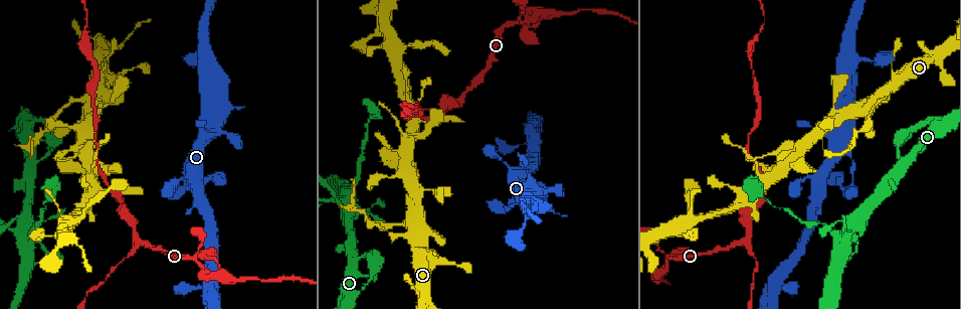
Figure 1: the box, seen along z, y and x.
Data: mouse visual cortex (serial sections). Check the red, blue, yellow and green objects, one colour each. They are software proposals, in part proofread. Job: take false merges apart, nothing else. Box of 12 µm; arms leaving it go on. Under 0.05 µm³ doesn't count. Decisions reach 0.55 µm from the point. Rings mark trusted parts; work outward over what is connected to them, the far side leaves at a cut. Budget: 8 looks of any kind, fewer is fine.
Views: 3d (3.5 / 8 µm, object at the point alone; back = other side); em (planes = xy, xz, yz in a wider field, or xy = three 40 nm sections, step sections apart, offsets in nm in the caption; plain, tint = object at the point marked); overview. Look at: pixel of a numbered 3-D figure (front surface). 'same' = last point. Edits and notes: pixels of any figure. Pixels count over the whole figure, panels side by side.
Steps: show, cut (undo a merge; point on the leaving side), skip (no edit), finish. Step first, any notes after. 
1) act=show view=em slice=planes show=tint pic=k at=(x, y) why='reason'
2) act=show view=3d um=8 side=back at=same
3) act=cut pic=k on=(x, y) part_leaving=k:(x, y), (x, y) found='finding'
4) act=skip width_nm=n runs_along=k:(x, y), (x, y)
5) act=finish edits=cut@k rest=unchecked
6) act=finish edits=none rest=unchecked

act=show view=3d um=8 pic=1 at=(851, 178) why='arms part here'

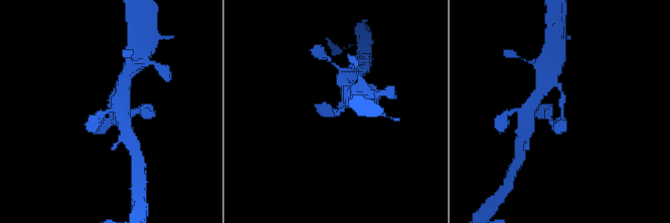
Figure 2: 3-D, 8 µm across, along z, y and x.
act=show view=3d um=3.5 pic=2 at=(111, 114) why='closer look'

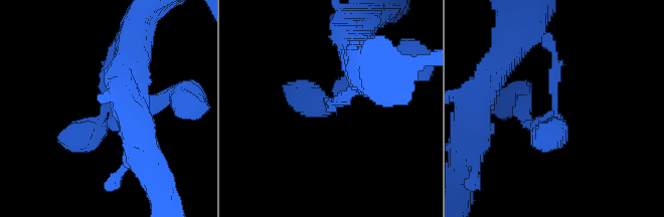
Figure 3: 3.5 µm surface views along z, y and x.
act=show view=em slice=xy step=5 show=tint pic=3 at=(328, 102) arms=3 arm_widths_nm=150,200,450

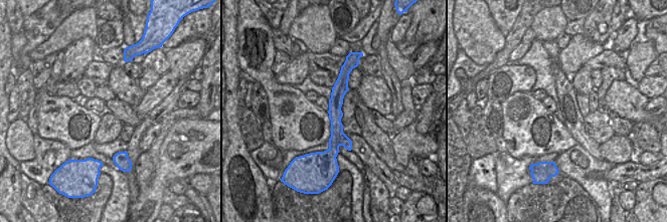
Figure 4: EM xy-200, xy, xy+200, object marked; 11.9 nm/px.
act=skip found='continuous, no second cell'

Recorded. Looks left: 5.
act=show view=3d um=3.5 pic=1 at=(668, 259) why='sharp bend'

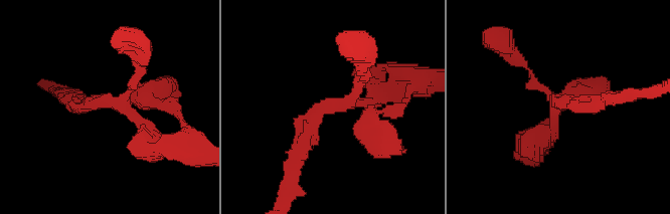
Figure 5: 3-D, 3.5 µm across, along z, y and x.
act=show view=em slice=xy step=2 show=tint pic=5 at=(553, 103) arms=3 arm_widths_nm=150,200,250 why='now the EM'

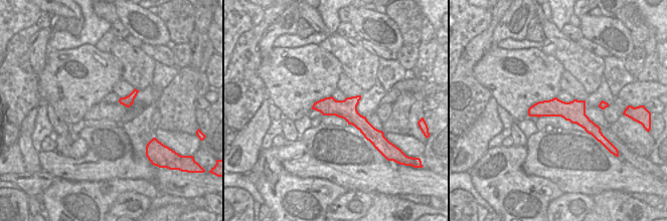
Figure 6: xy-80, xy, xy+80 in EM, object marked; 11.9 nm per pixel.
act=skip width_nm=240 runs_along=5:(299, 145), (327, 105), (394, 90) found='one cell here'

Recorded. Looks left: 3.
act=show view=3d um=3.5 pic=1 at=(564, 14) why='thick turns thin'

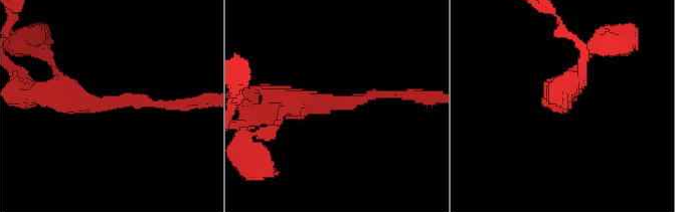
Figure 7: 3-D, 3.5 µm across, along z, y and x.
act=show view=em slice=xy step=5 show=tint pic=7 at=(114, 102) arm_widths_nm=150,400 why='need the tissue'

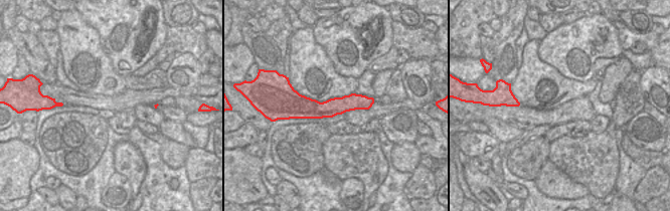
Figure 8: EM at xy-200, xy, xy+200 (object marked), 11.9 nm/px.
act=skip runs_along=7:(274, 113), (286, 102), (403, 94) found='one cell here'

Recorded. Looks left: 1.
act=finish edits=none rest=unchecked

